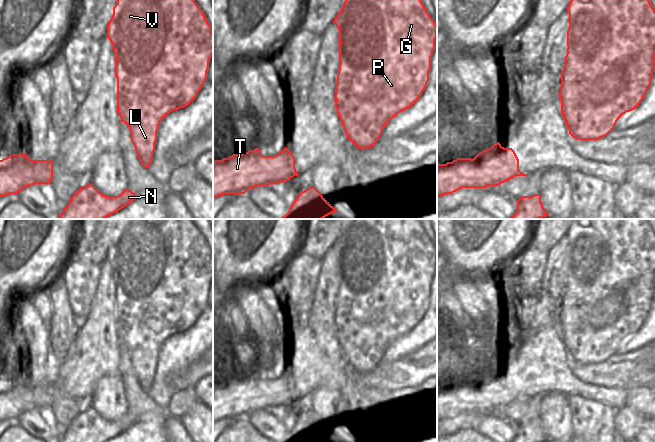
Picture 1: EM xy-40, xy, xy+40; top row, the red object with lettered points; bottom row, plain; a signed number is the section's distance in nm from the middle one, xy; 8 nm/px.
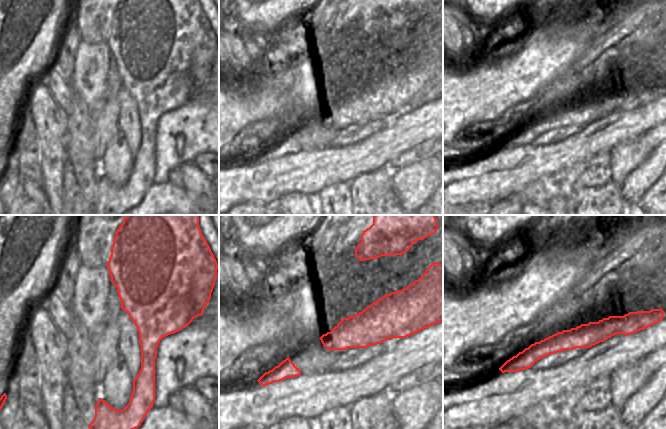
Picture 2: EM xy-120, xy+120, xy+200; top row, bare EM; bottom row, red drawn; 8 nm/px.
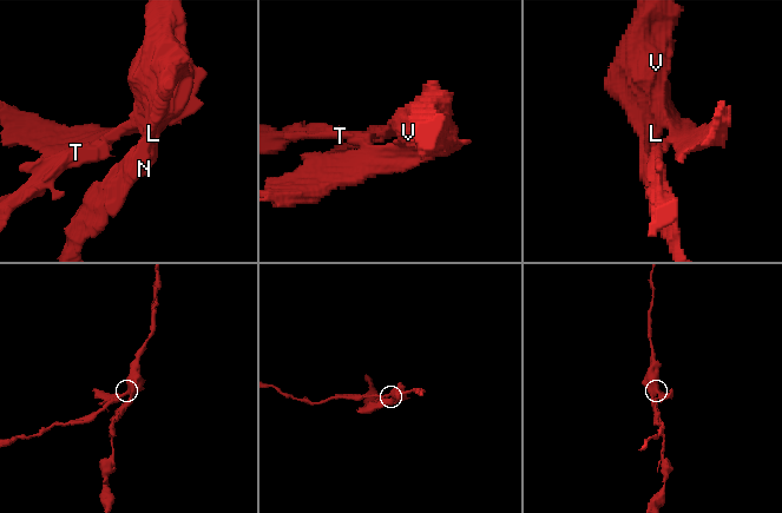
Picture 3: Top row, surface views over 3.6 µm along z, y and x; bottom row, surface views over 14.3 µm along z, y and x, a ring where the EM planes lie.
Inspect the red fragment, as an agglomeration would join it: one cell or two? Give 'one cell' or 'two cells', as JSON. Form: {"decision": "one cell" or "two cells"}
{"decision": "two cells"}

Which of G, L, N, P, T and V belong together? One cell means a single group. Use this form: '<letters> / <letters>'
G L N P V / T

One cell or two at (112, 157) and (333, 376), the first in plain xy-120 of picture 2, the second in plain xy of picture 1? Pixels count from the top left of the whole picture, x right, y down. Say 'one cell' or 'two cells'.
two cells

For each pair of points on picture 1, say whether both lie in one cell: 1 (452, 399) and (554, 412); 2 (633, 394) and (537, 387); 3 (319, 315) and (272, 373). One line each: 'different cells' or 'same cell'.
1: different cells
2: different cells
3: different cells

